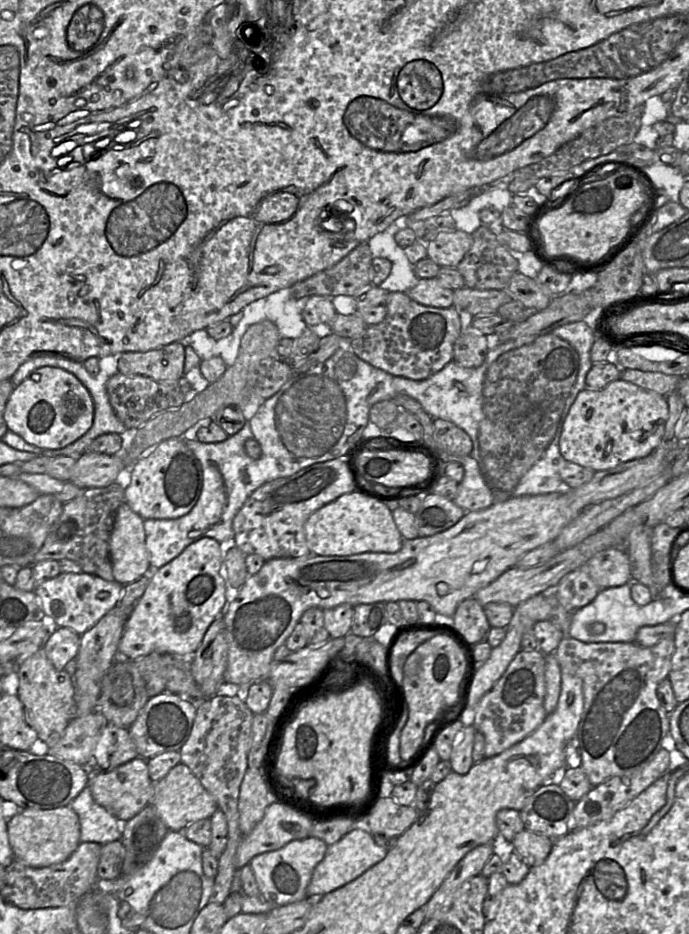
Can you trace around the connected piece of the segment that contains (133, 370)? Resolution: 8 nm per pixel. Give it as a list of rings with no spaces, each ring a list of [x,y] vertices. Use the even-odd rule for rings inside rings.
[[[174,342],[146,352],[124,352],[119,354],[118,372],[125,375],[142,375],[156,381],[177,381],[184,376],[185,347]]]

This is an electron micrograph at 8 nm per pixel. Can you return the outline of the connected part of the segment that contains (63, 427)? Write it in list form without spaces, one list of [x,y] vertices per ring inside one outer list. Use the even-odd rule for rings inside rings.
[[[43,366],[17,386],[7,401],[4,419],[8,430],[26,442],[49,450],[61,449],[83,436],[94,421],[94,402],[86,386],[71,372]]]

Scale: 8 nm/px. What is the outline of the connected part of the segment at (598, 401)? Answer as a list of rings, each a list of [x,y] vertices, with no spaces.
[[[622,379],[601,389],[585,388],[573,402],[559,441],[566,461],[595,472],[649,455],[661,442],[668,418],[666,396]]]

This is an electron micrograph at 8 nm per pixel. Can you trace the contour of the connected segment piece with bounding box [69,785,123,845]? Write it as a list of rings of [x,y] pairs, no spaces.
[[[89,785],[69,806],[79,817],[81,842],[95,842],[104,845],[121,840],[122,824],[106,808],[95,802]]]

